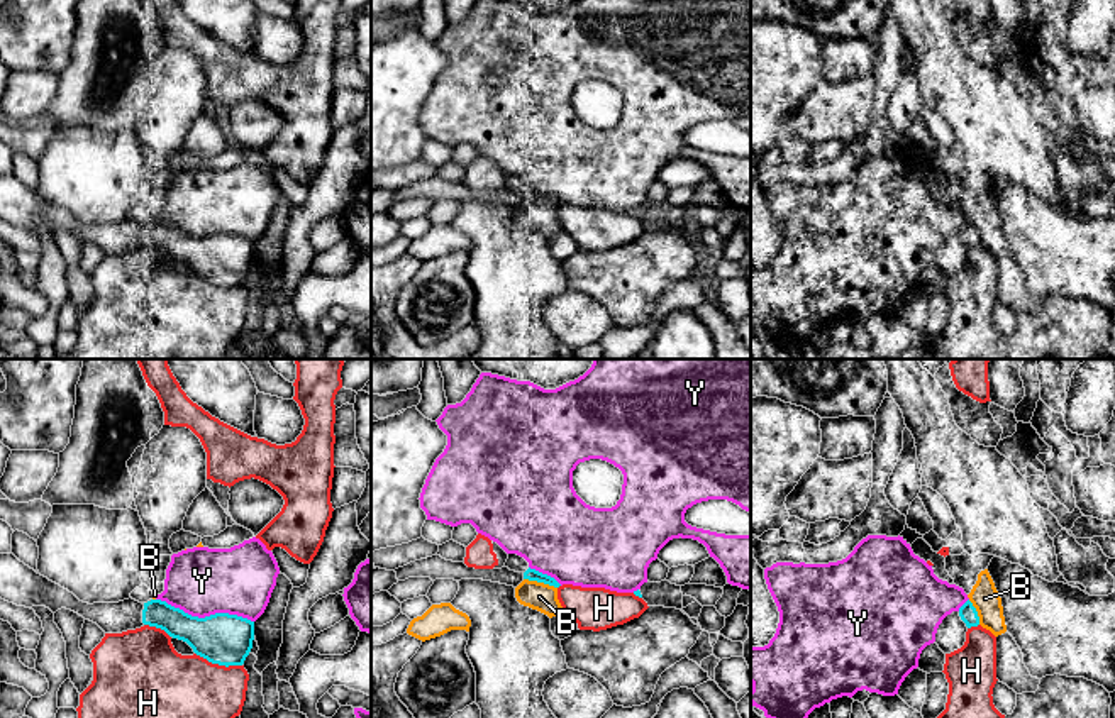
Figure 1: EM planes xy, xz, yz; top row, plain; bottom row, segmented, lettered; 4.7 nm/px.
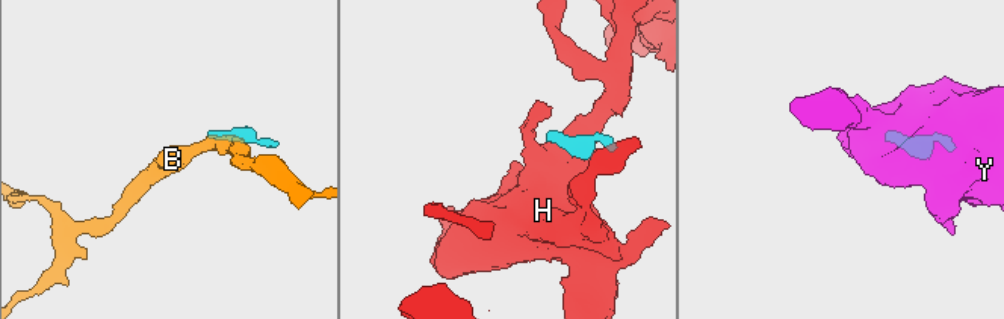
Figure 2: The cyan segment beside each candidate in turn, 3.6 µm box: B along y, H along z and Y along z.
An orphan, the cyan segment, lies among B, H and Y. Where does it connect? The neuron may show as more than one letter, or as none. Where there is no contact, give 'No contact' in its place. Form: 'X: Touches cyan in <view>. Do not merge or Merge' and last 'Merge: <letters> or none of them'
B: Touches cyan in xz. Do not merge
H: Touches cyan in xy. Do not merge
Y: Touches cyan in xy. Do not merge
Merge: none of them

